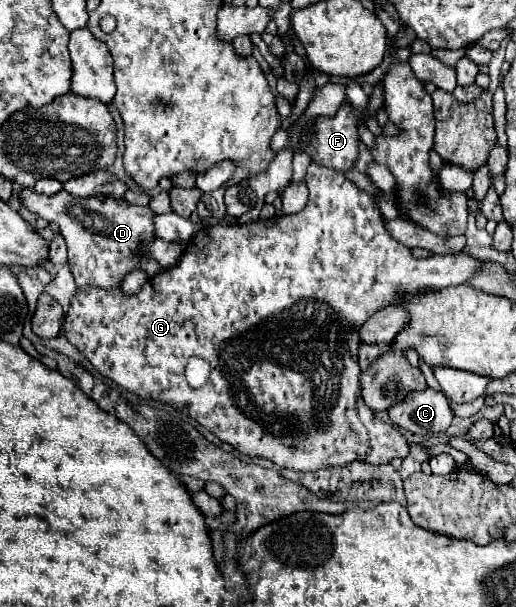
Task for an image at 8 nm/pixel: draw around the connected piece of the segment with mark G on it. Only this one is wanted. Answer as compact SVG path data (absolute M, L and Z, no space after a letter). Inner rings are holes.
M308 166L308 174L304 182L310 190L310 200L302 212L290 214L290 216L276 216L268 220L256 220L250 224L206 226L188 242L184 256L174 268L162 270L158 276L150 278L142 286L142 290L134 296L124 296L120 288L114 288L114 290L80 288L74 296L74 302L70 304L64 330L68 340L74 346L78 346L78 350L94 364L94 368L100 374L108 376L110 380L114 380L128 392L138 394L140 398L152 398L152 400L178 404L186 408L192 406L192 418L204 428L208 428L210 432L214 432L222 442L232 444L240 454L262 456L272 460L280 468L290 468L298 472L314 472L326 466L344 466L354 460L368 460L368 458L370 458L370 464L388 464L396 456L406 458L410 454L410 444L398 426L376 418L376 414L362 402L362 386L360 386L362 368L358 366L358 348L360 348L358 328L374 312L378 312L384 306L402 302L404 296L414 296L414 294L418 296L428 290L436 292L448 286L464 284L476 272L476 268L482 266L482 260L470 258L466 254L436 254L430 258L416 258L412 256L412 250L408 246L396 242L386 230L386 220L378 210L376 198L360 190L344 174L338 174L336 170L326 170L324 166ZM192 356L204 358L212 368L210 378L202 388L190 388L184 376L188 358Z

